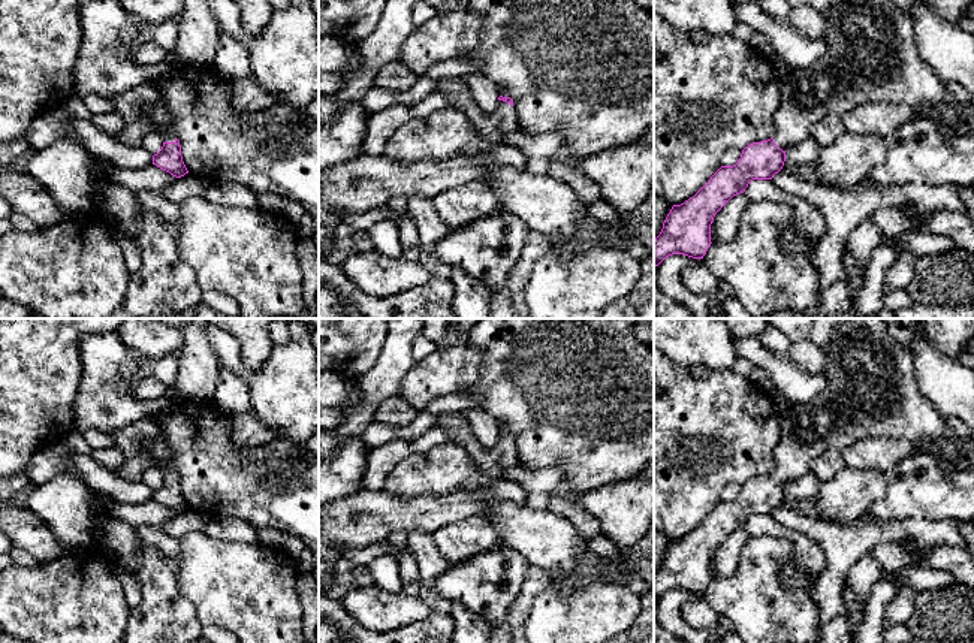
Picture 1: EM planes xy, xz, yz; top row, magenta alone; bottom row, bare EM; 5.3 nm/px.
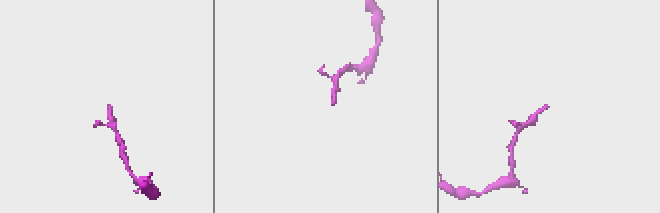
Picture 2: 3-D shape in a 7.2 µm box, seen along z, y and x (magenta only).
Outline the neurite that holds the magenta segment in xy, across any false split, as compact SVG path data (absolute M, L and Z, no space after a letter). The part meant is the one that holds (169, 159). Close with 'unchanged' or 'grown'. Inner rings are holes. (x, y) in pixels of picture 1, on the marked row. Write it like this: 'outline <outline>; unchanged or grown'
outline M154 81L141 82L111 100L112 111L124 121L117 141L130 147L141 147L147 133L157 133L163 139L163 147L153 156L153 164L177 178L189 173L183 161L180 141L168 130L172 115L162 103Z; grown

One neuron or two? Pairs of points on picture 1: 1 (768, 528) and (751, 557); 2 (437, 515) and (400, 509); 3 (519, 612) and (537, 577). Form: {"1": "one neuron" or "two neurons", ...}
{"1": "two neurons", "2": "one neuron", "3": "one neuron"}

